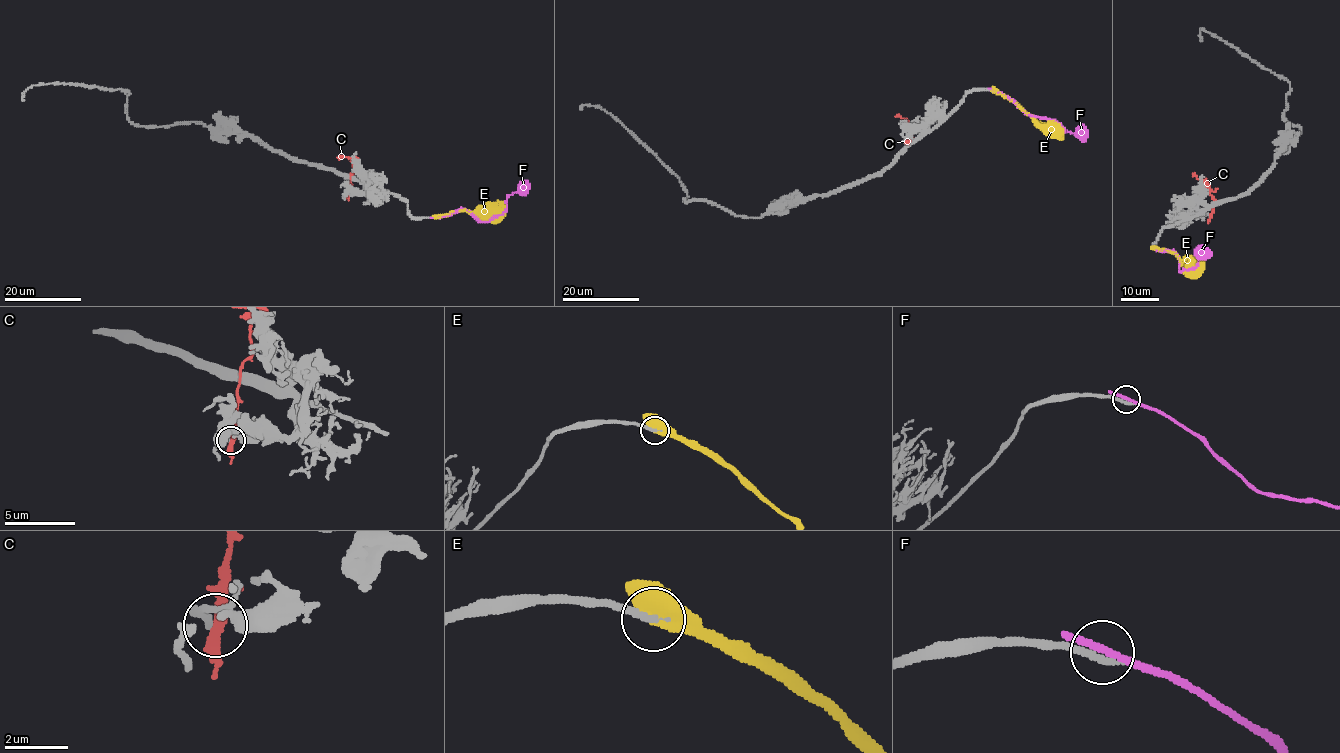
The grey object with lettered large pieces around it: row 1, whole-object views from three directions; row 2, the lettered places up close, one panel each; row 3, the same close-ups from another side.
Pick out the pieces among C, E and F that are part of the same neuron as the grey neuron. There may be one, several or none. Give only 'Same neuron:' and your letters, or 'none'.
Same neuron: E

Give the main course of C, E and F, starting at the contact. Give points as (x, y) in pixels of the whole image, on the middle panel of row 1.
C: (906, 142), (913, 129), (908, 121), (897, 115)
E: (994, 91), (1010, 97), (1036, 123), (1050, 126), (1061, 138)
F: (993, 91), (1006, 95), (1029, 115), (1057, 122), (1064, 131), (1079, 134), (1085, 130)

